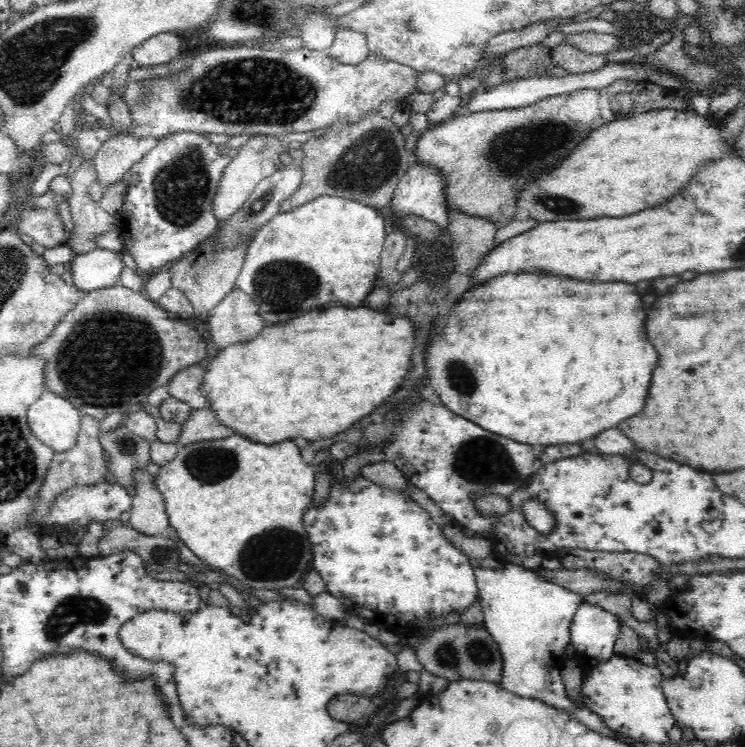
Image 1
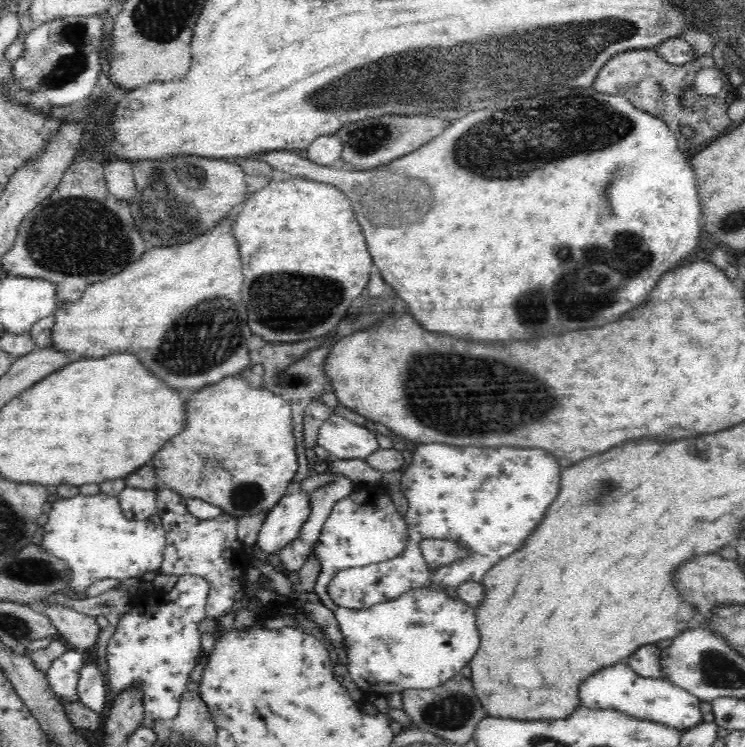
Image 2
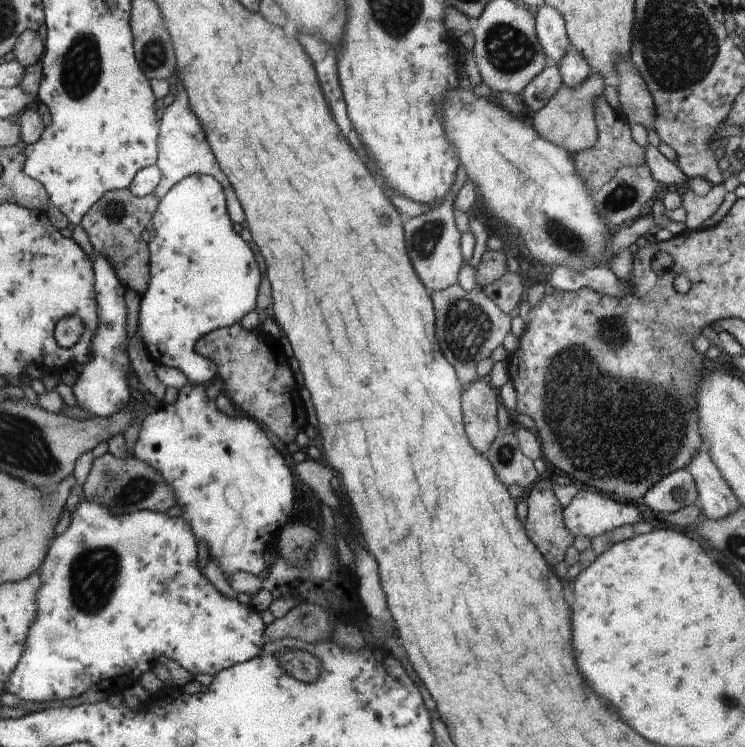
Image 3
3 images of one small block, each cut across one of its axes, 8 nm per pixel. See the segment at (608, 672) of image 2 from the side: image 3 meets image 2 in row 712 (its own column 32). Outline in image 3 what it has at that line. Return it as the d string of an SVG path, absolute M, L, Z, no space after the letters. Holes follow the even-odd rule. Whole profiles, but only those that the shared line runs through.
M82 498L76 511L71 514L70 526L64 533L52 540L48 548L48 556L44 558L42 588L37 594L37 617L28 629L24 652L7 680L6 690L16 694L22 700L33 700L37 703L80 696L92 684L96 684L102 691L117 692L138 683L142 674L152 670L162 654L169 660L176 661L193 675L214 676L221 670L258 656L263 651L263 636L266 627L267 625L264 624L252 604L243 605L236 599L227 599L206 577L202 576L198 568L197 542L186 521L180 517L169 518L166 513L152 511L135 511L129 515L112 516L102 501L97 499L86 501Z

